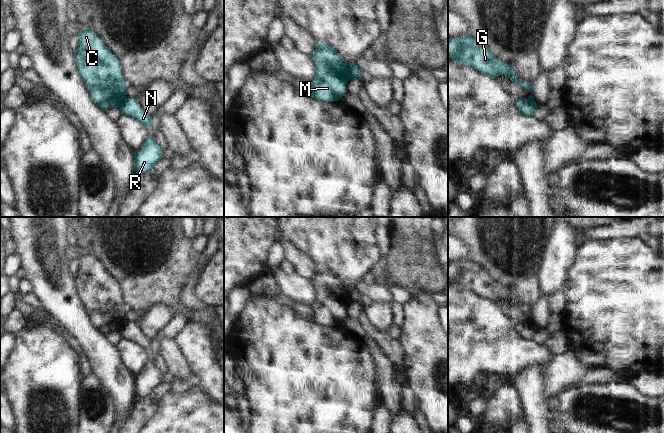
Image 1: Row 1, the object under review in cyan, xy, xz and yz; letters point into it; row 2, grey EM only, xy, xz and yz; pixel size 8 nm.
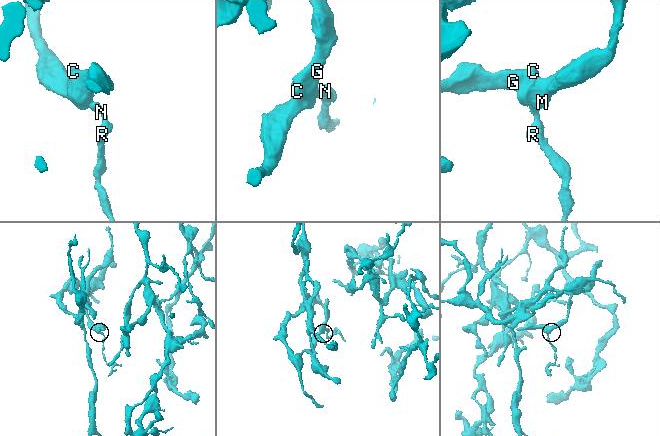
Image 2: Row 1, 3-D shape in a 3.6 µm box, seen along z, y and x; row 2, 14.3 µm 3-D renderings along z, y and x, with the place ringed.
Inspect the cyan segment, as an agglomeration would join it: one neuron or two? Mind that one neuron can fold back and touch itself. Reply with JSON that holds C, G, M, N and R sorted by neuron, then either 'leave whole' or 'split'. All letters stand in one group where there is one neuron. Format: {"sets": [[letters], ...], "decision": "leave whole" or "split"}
{"sets": [["C", "G", "M"], ["N", "R"]], "decision": "split"}

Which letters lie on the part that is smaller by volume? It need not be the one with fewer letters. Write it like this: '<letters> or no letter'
N, R

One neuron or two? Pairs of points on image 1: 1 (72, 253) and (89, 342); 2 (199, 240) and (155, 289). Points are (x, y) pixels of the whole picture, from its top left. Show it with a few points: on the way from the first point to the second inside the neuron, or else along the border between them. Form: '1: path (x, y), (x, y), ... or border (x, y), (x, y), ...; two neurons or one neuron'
1: border (70, 248), (66, 251), (66, 262); two neurons
2: border (190, 243), (190, 247), (200, 254); two neurons

